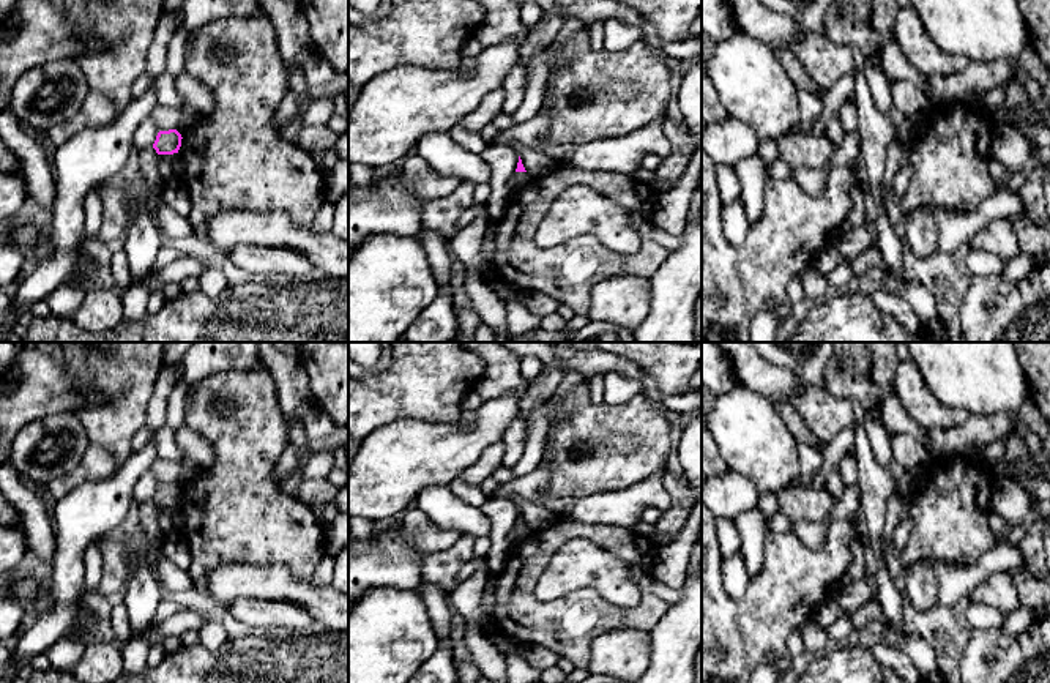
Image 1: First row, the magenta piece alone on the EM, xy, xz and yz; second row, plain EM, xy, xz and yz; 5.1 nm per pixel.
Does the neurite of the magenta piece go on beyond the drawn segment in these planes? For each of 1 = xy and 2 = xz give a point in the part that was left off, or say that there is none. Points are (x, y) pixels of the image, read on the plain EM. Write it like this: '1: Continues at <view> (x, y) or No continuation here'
1: No continuation here
2: No continuation here

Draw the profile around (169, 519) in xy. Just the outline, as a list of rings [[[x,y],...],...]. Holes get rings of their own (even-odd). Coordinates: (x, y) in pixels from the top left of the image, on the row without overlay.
[[[180,506],[158,508],[158,525],[166,536],[181,533],[183,527],[181,508]]]

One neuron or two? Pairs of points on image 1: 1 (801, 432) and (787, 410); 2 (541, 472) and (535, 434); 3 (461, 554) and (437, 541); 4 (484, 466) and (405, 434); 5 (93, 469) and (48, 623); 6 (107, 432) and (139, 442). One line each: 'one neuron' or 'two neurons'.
1: one neuron
2: two neurons
3: two neurons
4: two neurons
5: two neurons
6: two neurons

